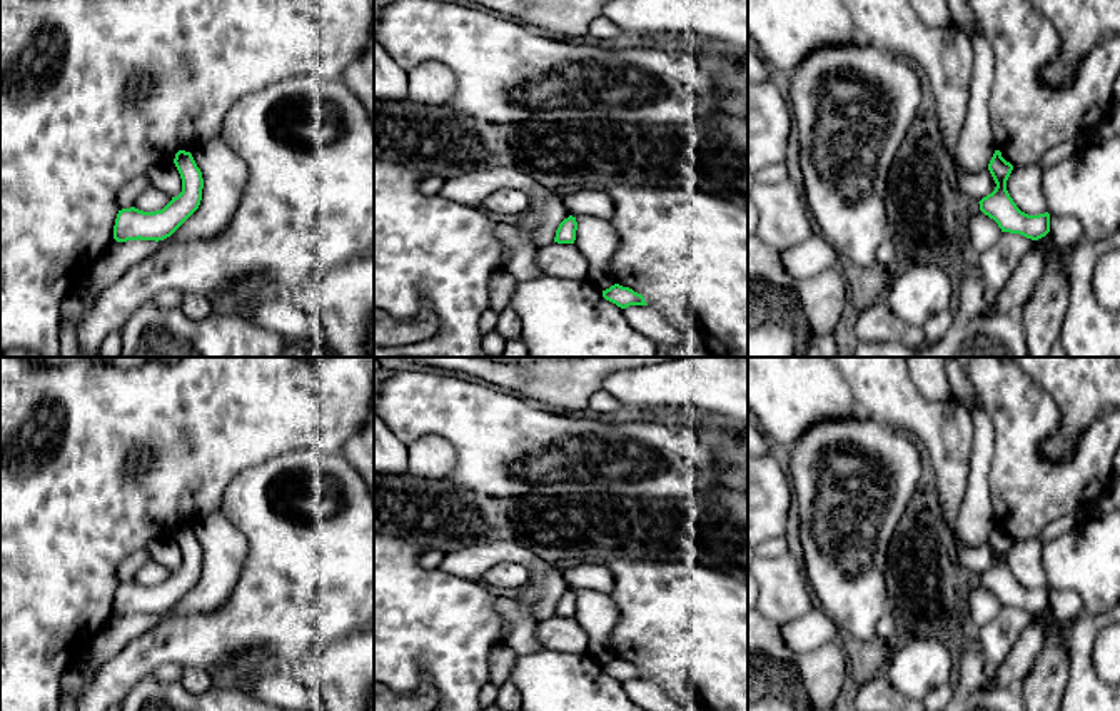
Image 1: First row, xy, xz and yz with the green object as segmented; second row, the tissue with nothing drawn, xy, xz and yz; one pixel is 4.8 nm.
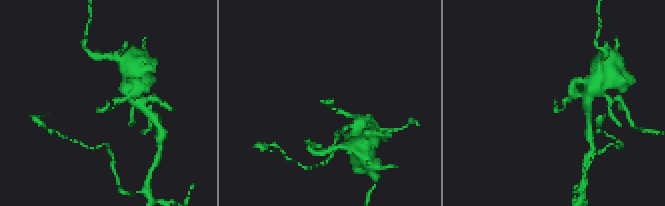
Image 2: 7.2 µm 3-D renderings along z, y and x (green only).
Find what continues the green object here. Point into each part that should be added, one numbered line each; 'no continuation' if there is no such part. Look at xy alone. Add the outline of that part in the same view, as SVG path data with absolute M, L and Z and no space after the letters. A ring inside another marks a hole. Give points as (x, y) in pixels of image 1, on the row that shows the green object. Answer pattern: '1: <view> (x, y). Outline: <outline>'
no continuation

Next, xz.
no continuation

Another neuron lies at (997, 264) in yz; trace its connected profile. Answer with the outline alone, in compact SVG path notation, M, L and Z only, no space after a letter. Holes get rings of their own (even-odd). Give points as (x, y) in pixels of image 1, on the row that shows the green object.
M1003 232L993 247L981 252L978 265L986 287L1003 290L1033 244L1035 240L1020 234Z

